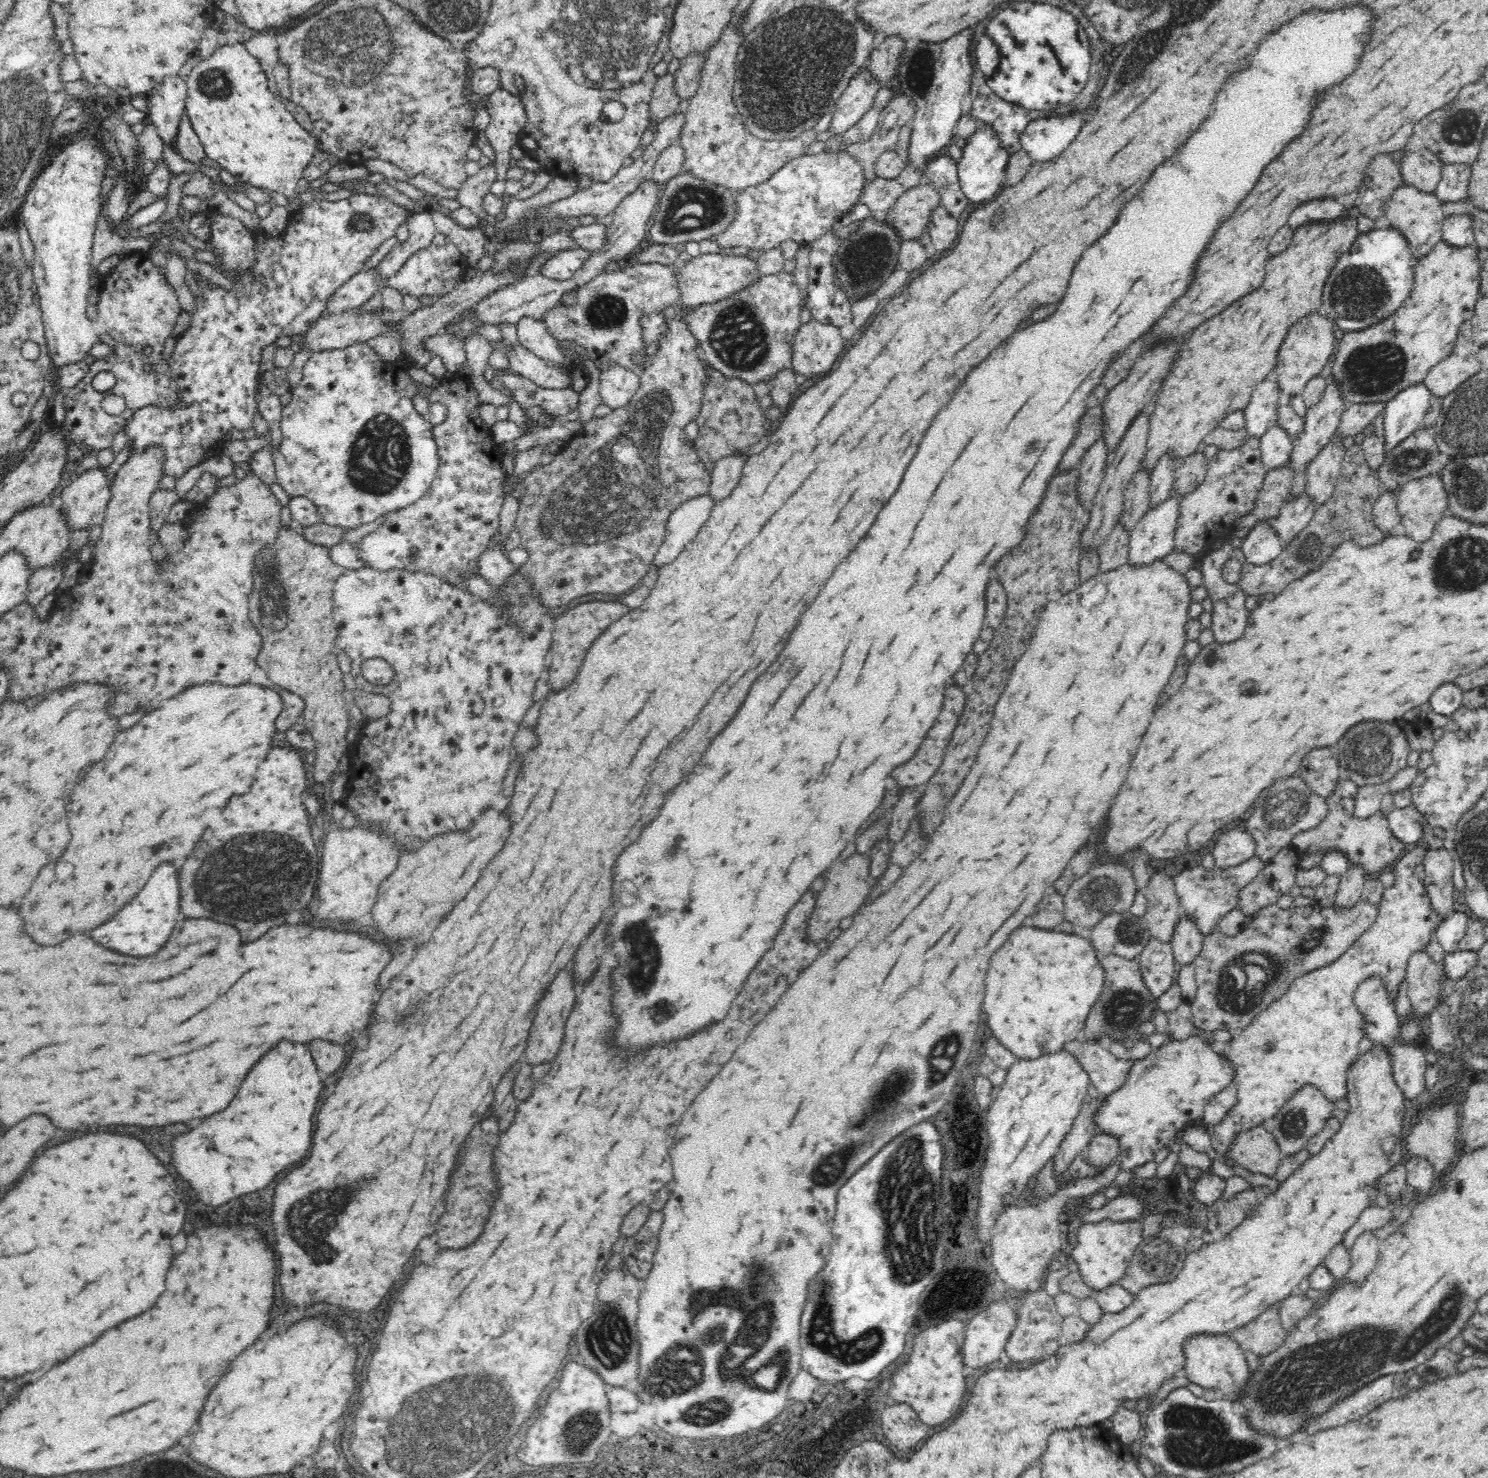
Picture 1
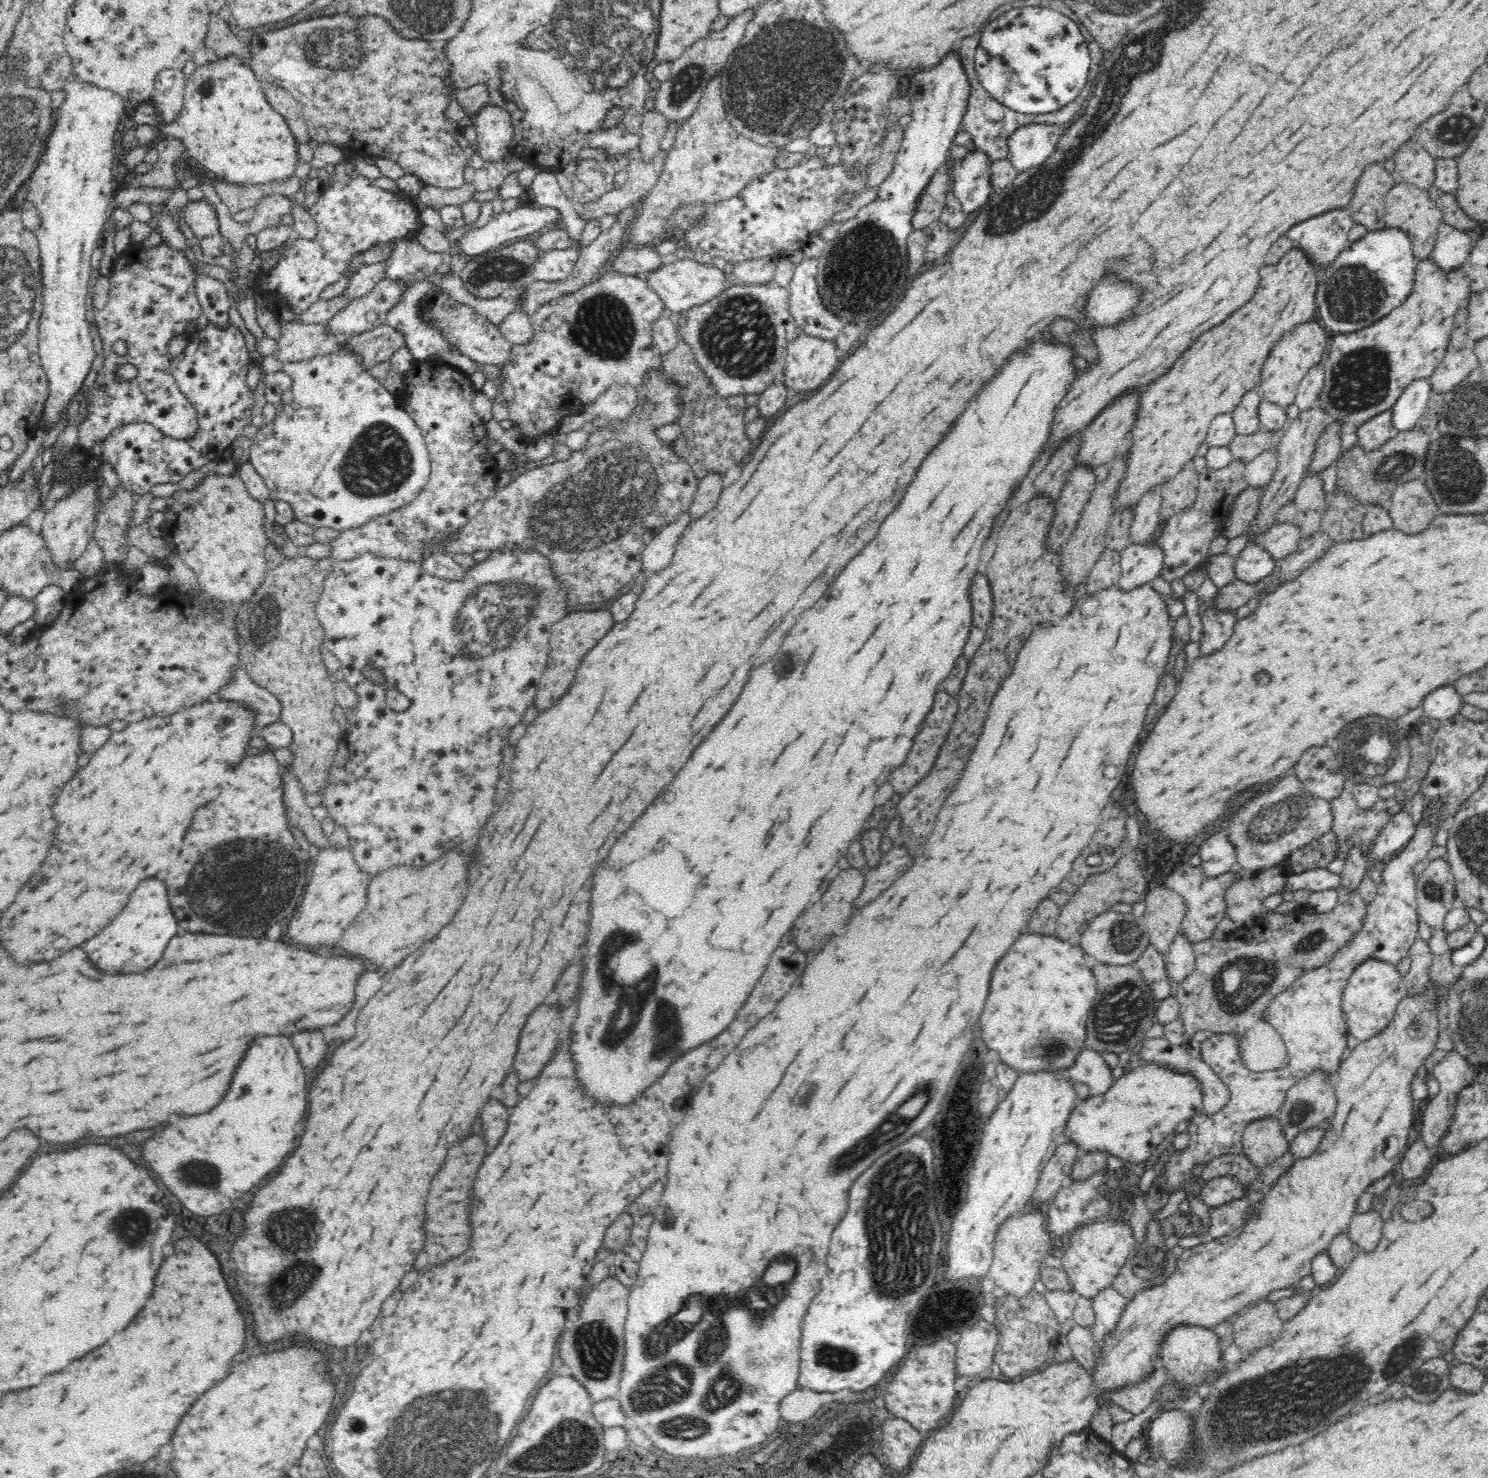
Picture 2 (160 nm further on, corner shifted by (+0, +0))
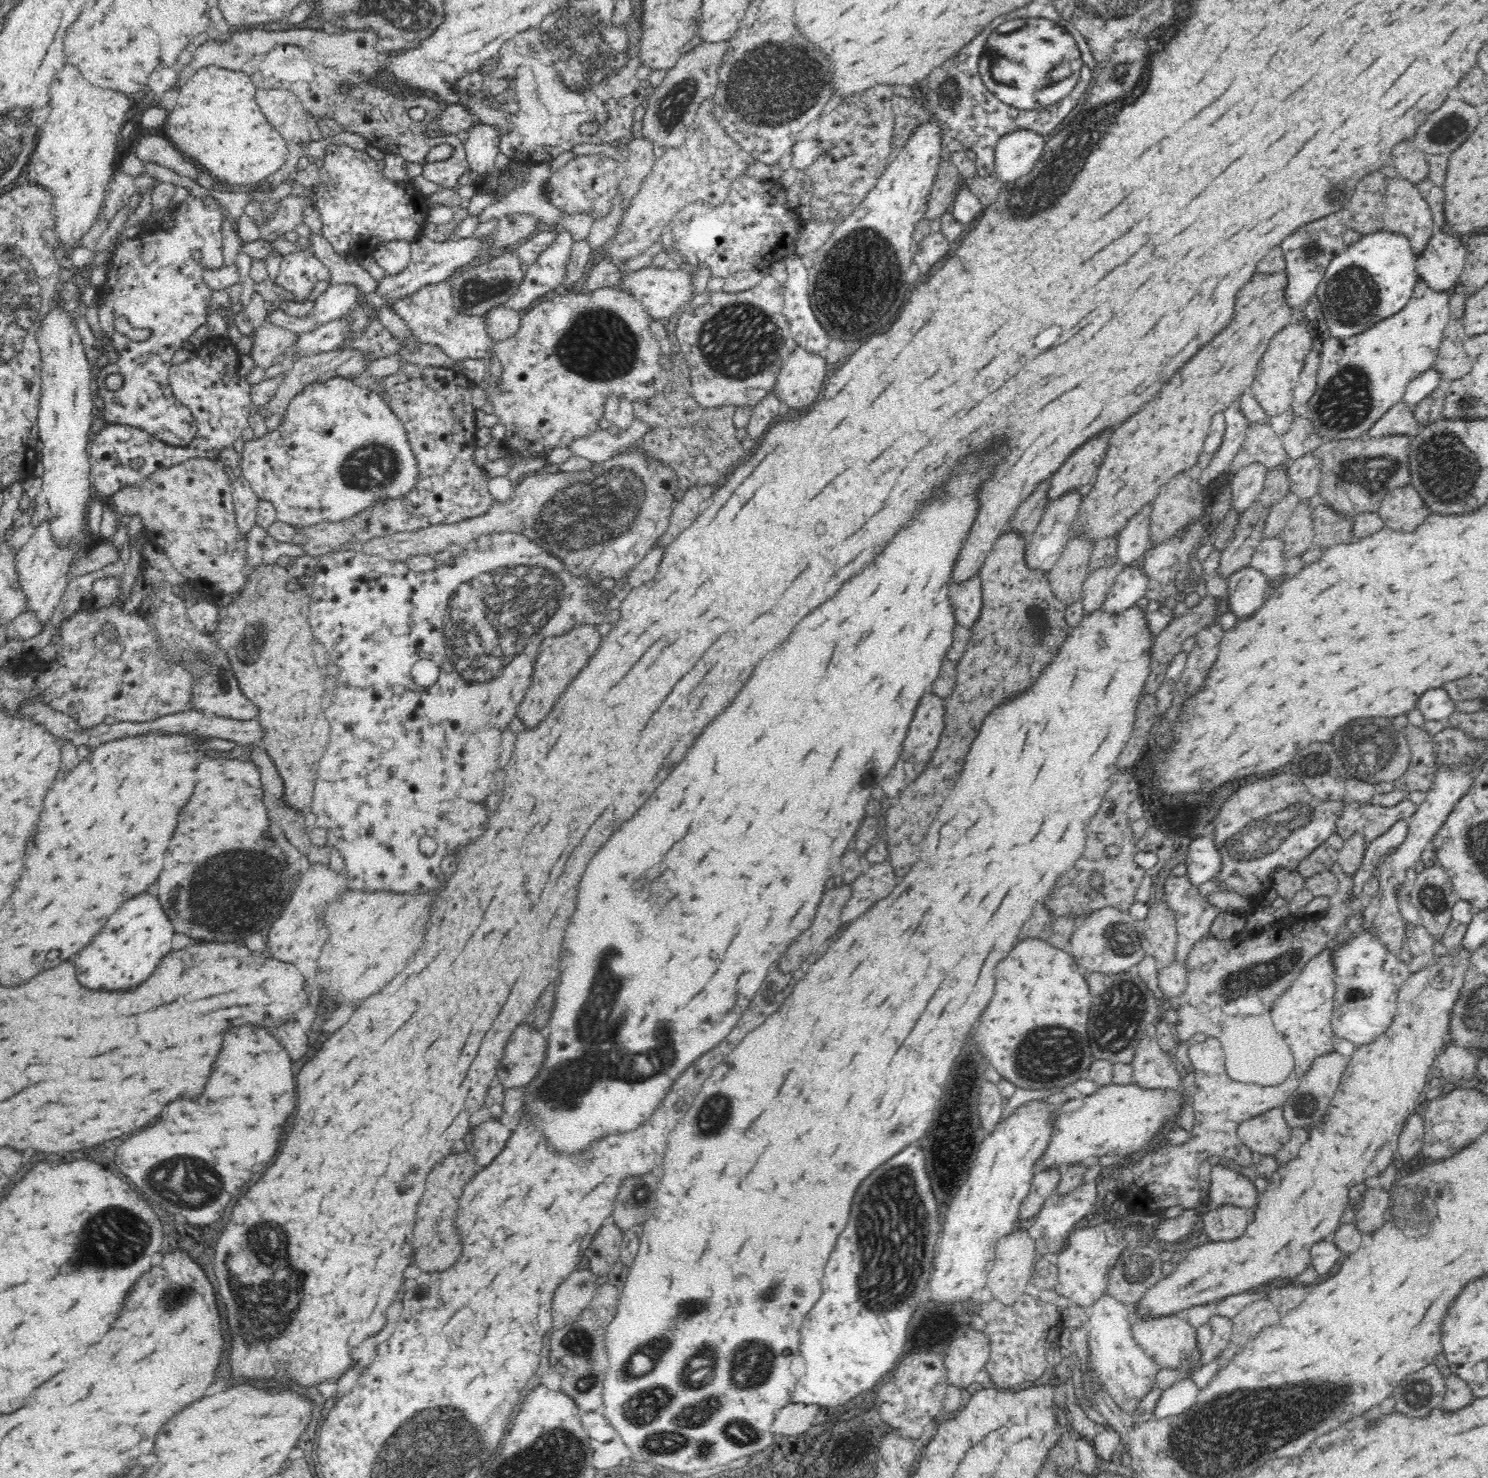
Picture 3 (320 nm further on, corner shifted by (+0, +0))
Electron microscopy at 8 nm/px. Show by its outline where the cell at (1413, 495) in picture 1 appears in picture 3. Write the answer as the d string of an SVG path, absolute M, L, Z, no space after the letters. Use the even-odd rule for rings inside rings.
M1411 484L1390 490L1382 499L1380 519L1388 529L1412 532L1424 518L1424 502Z

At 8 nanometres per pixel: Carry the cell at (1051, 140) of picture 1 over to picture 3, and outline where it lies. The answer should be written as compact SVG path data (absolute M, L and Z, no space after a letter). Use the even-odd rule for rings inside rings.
M1015 130L1005 134L994 148L993 178L1002 184L1028 174L1044 150L1046 138L1032 130Z

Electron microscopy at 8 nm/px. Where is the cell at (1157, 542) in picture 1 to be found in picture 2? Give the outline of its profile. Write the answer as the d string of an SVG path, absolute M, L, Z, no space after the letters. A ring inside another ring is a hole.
M1154 540L1143 545L1128 545L1120 552L1118 588L1128 592L1150 583L1160 574L1163 552Z

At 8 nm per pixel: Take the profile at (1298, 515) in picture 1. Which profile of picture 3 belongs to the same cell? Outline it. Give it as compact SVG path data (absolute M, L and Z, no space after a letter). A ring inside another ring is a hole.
M1278 536L1262 539L1252 554L1248 566L1262 572L1268 583L1274 582L1277 577L1285 574L1284 564L1288 558L1282 557L1282 541Z

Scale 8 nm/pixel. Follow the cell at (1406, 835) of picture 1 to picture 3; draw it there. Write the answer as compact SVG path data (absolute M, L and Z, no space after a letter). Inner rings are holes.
M1401 819L1391 827L1384 836L1380 836L1374 842L1368 843L1360 868L1351 875L1353 885L1349 892L1350 896L1348 898L1350 900L1357 898L1362 892L1364 883L1373 877L1372 872L1376 870L1381 859L1402 844L1406 834L1408 834L1407 825Z

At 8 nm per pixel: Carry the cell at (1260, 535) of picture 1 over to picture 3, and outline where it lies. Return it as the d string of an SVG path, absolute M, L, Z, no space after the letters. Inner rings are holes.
M1244 567L1240 572L1232 574L1227 580L1228 611L1238 620L1251 617L1260 610L1266 599L1264 590L1267 585L1266 576L1252 567Z

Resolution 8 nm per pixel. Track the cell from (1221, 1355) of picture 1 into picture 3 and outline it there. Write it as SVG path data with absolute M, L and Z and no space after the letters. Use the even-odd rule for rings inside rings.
M1180 1314L1168 1316L1143 1316L1131 1318L1130 1330L1141 1349L1162 1368L1188 1369L1200 1363L1200 1353L1196 1349L1196 1328Z

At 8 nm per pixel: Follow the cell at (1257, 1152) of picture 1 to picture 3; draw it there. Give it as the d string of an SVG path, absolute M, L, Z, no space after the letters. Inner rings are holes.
M1278 1106L1242 1121L1235 1132L1248 1149L1274 1156L1289 1141L1291 1129L1283 1117L1283 1107Z

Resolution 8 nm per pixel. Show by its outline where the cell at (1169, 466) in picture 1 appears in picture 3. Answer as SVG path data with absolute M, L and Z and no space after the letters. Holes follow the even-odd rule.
M1148 507L1136 513L1118 534L1118 562L1116 569L1132 566L1150 548L1150 517Z

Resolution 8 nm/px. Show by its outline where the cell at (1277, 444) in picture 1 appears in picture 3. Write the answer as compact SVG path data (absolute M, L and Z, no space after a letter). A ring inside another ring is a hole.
M1250 463L1235 472L1230 482L1230 508L1236 511L1236 516L1240 516L1247 508L1250 508L1262 492L1267 471L1268 468L1260 463Z

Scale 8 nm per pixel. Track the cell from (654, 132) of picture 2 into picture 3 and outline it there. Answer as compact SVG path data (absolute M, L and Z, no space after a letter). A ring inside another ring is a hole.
M635 135L628 148L629 154L620 166L622 173L618 184L618 191L624 202L640 190L645 176L654 168L656 162L654 143L644 137Z

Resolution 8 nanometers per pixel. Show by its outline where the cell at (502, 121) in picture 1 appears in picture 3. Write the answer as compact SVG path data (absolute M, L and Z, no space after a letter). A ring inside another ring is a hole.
M476 123L463 142L465 157L476 179L488 180L488 174L494 168L496 154L500 144L500 132L492 125Z

